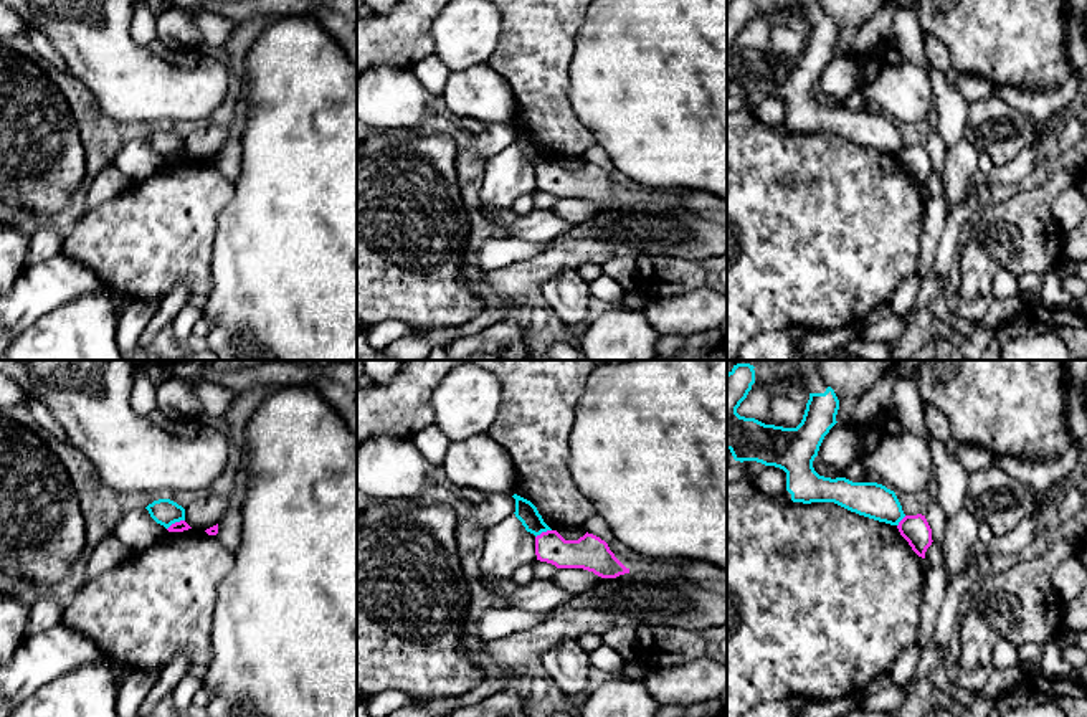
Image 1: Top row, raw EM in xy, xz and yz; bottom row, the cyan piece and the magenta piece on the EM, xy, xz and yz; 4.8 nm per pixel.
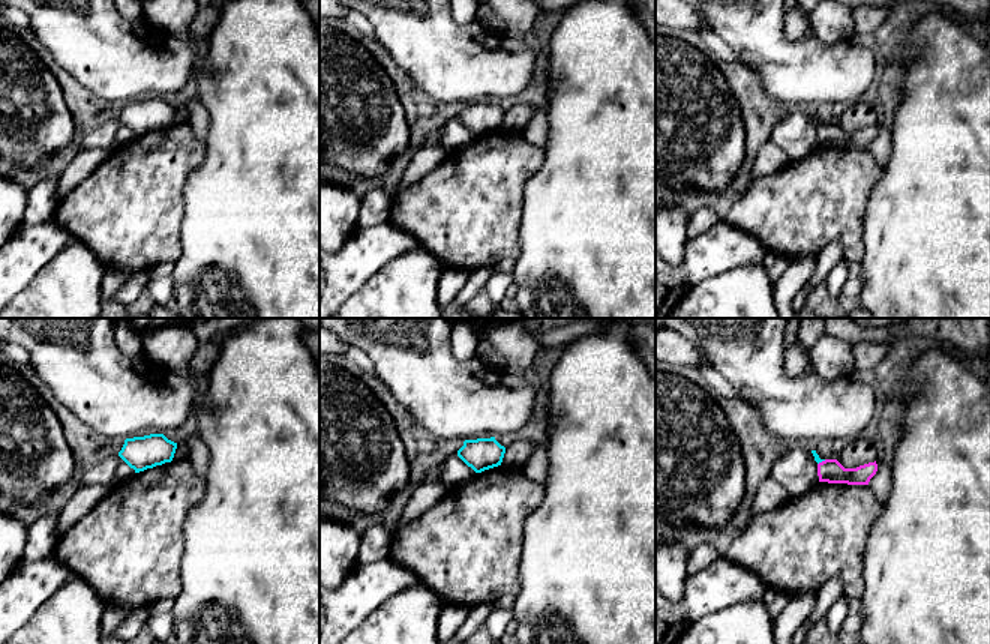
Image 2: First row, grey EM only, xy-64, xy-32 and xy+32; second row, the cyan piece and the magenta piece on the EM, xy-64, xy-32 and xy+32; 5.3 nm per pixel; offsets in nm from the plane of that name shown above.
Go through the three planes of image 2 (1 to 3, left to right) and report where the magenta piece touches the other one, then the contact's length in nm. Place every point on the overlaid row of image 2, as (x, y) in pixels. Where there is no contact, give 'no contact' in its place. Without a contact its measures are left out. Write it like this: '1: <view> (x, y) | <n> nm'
1: no contact
2: no contact
3: xy+32 (821, 461) | 50 nm

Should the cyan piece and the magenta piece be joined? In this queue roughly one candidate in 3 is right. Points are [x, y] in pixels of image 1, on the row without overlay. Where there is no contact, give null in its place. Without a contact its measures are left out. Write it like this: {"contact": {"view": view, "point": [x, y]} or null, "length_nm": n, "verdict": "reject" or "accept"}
{"contact": {"view": "xy", "point": [175, 151]}, "length_nm": 100, "verdict": "reject"}

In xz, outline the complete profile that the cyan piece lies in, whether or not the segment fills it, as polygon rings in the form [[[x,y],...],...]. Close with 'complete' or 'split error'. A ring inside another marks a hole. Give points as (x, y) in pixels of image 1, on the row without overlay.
[[[514,124],[512,126],[515,129],[515,147],[522,152],[522,155],[525,157],[527,162],[534,164],[535,167],[540,165],[542,162],[552,160],[542,149],[542,145],[539,144],[537,137]]]; complete

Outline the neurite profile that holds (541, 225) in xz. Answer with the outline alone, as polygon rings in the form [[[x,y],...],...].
[[[535,208],[529,215],[517,216],[510,223],[501,223],[502,236],[542,243],[567,233],[573,225],[553,213],[553,210]]]

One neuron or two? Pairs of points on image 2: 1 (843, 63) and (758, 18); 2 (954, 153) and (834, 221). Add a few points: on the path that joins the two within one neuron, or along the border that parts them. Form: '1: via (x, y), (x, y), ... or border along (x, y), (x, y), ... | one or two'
1: via (821, 63), (798, 63), (776, 41) | one
2: border along (882, 171), (869, 192), (861, 237) | two

